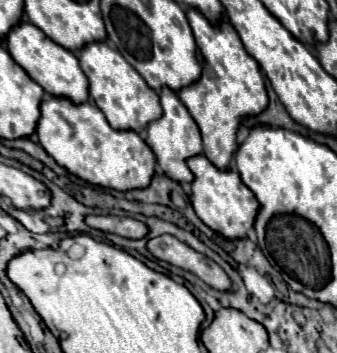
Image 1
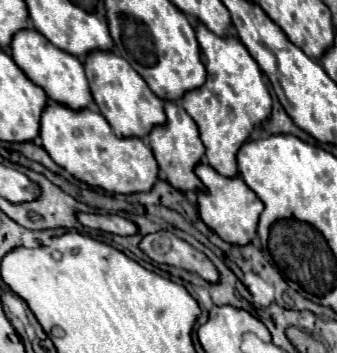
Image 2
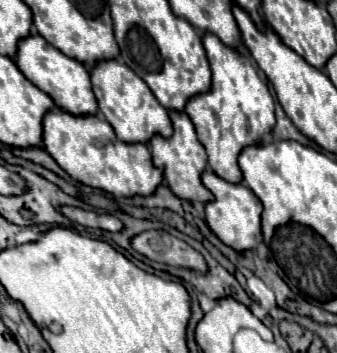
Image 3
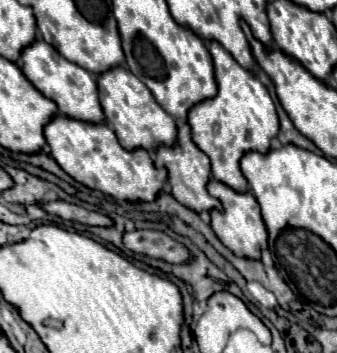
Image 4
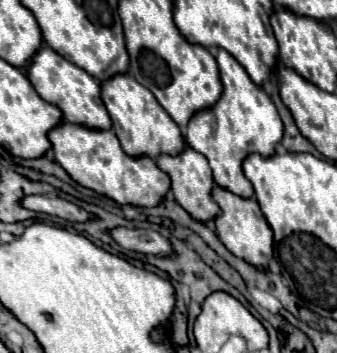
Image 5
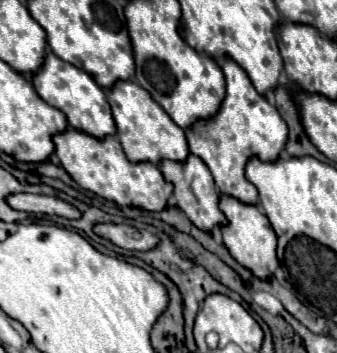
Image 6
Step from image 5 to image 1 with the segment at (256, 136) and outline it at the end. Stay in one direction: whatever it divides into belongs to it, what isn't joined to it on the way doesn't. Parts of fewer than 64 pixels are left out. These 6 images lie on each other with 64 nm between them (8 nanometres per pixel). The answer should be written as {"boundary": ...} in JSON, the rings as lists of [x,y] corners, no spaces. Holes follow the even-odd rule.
{"boundary":[[[190,8],[188,20],[196,38],[196,44],[202,52],[202,78],[178,92],[180,102],[188,108],[190,116],[196,120],[200,132],[202,132],[202,144],[204,144],[204,156],[218,168],[228,170],[234,150],[238,148],[236,136],[242,124],[244,116],[256,116],[266,110],[268,106],[268,94],[264,86],[264,78],[260,72],[258,62],[246,52],[240,36],[232,28],[230,22],[222,22],[218,26],[212,26],[198,10]]]}

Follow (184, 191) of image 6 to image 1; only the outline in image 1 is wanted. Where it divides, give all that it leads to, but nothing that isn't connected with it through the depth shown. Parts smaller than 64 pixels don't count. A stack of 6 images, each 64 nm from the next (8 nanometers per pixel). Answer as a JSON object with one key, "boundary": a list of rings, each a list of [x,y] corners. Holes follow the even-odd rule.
{"boundary":[[[162,88],[162,92],[160,92],[160,104],[162,104],[164,114],[162,114],[160,120],[154,120],[154,122],[148,124],[148,128],[146,128],[146,144],[156,154],[158,166],[160,166],[160,170],[168,178],[172,178],[176,182],[188,182],[190,184],[194,180],[194,176],[188,170],[186,158],[196,156],[196,154],[202,154],[200,130],[198,130],[194,118],[188,114],[186,106],[178,100],[178,96],[170,88]]]}

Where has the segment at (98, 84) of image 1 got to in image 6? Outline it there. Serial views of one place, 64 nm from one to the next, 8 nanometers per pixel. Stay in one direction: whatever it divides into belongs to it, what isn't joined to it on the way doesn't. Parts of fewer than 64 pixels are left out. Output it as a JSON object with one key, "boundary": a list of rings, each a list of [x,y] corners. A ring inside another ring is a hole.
{"boundary":[[[120,80],[114,84],[114,88],[108,92],[108,102],[112,106],[112,114],[116,120],[116,138],[120,140],[128,160],[140,162],[148,160],[150,164],[160,164],[160,160],[176,160],[184,162],[188,158],[188,144],[184,130],[172,122],[172,118],[152,100],[152,96],[140,88],[132,80]]]}

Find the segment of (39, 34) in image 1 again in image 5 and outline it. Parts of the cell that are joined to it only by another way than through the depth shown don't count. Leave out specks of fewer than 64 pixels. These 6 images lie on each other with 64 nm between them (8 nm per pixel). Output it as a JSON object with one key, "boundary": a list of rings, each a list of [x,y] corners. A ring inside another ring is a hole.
{"boundary":[[[44,46],[36,52],[28,66],[28,78],[40,98],[46,102],[58,106],[64,114],[66,122],[72,124],[84,124],[84,128],[112,128],[112,120],[108,116],[108,110],[104,108],[102,96],[100,96],[100,84],[96,78],[92,78],[86,70],[74,66],[60,54],[56,54],[52,48]]]}

